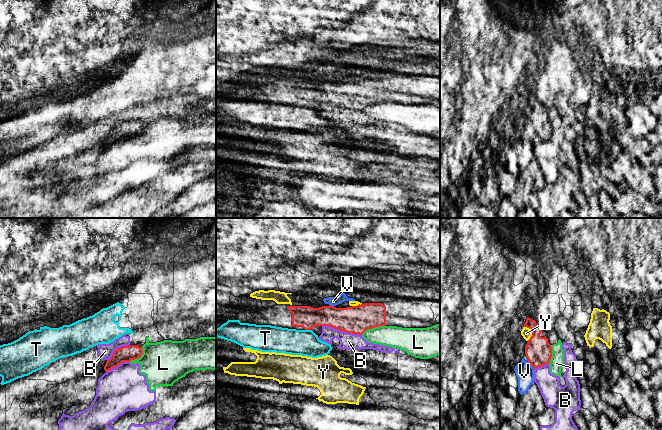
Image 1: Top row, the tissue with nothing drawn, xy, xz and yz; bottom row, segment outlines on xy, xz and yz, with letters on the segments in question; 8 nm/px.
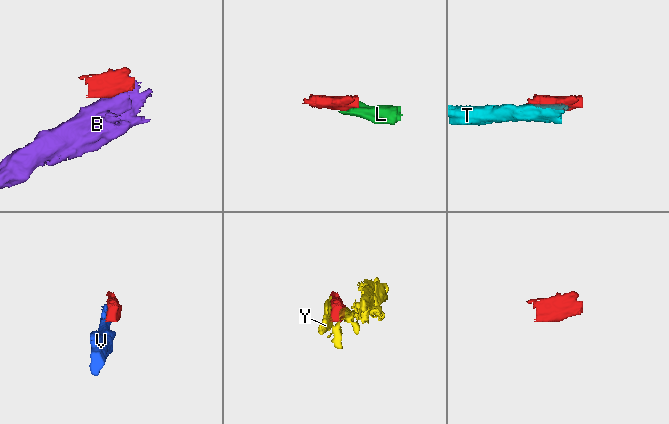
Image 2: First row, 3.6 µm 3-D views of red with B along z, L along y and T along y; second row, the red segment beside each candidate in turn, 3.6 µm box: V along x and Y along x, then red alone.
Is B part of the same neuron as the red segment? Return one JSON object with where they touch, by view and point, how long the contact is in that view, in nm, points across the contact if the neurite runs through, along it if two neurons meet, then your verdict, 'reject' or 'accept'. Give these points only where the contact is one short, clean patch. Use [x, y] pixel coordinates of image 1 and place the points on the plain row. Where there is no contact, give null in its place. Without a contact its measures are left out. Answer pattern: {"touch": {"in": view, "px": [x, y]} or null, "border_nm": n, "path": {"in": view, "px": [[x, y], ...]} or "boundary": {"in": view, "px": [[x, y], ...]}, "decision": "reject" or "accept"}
{"touch": {"in": "xz", "px": [342, 106]}, "border_nm": 340, "decision": "reject"}

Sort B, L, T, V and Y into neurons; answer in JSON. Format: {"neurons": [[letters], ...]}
{"neurons": [["B", "L"], ["T"], ["V"], ["Y"]]}

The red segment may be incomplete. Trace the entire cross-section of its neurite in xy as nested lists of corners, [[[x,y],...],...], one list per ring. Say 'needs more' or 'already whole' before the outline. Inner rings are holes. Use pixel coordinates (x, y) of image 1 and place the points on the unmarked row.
already whole; [[[128,121],[117,124],[112,133],[107,136],[104,146],[105,148],[111,146],[114,143],[117,143],[122,138],[130,138],[131,136],[138,135],[142,132],[143,126],[142,123],[137,121]]]

